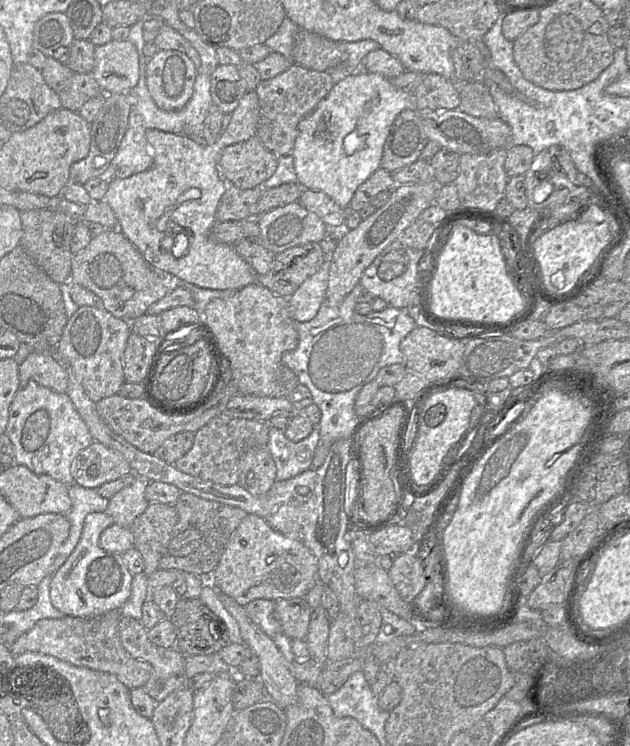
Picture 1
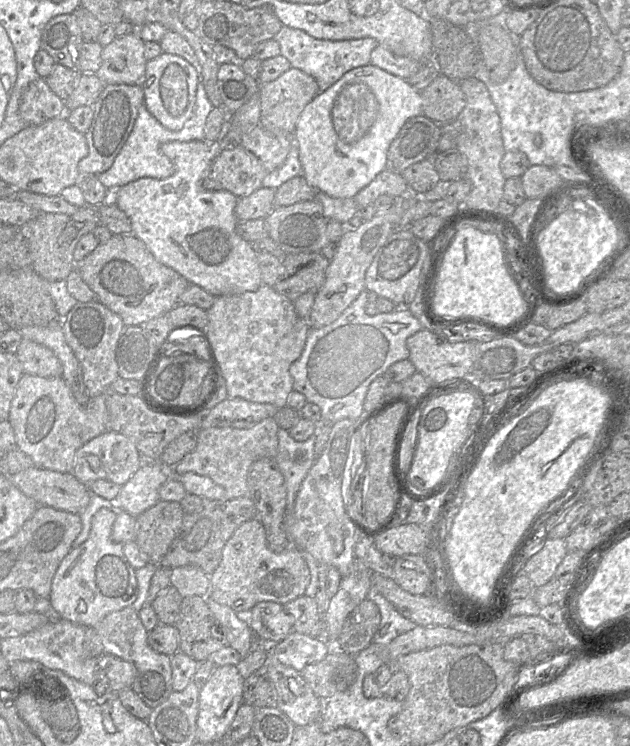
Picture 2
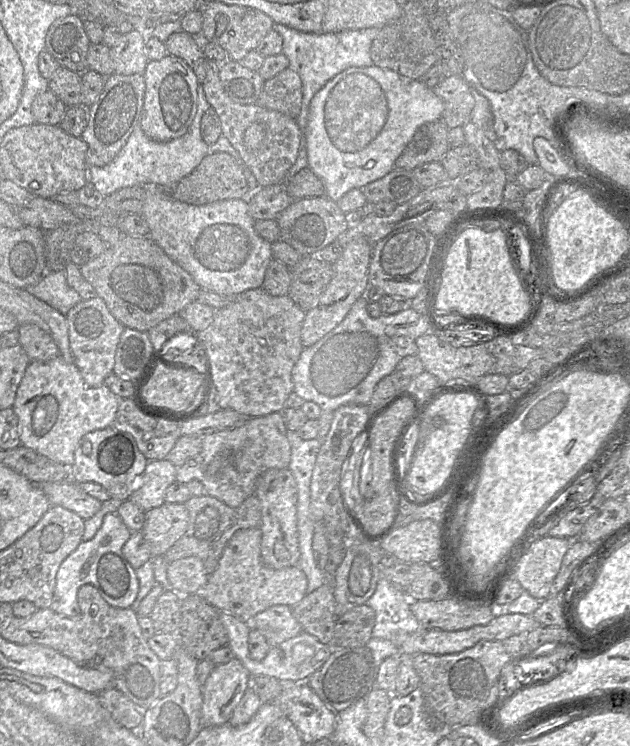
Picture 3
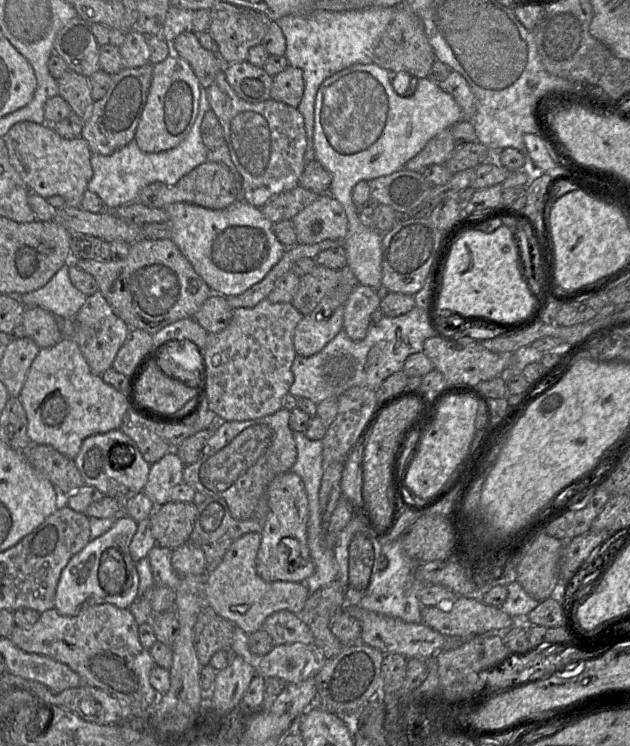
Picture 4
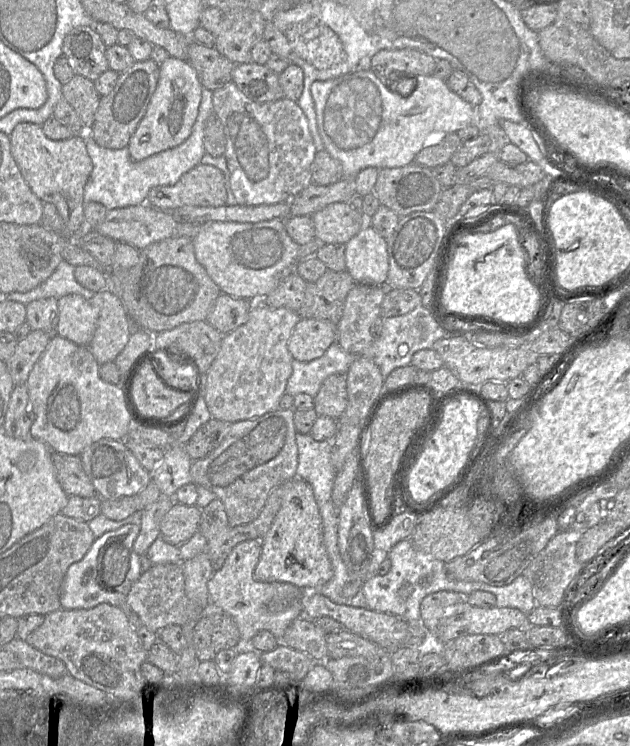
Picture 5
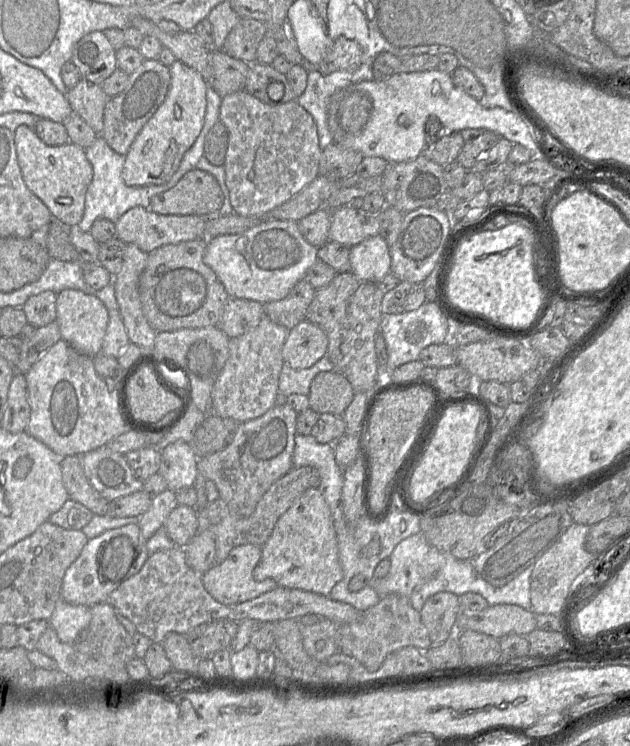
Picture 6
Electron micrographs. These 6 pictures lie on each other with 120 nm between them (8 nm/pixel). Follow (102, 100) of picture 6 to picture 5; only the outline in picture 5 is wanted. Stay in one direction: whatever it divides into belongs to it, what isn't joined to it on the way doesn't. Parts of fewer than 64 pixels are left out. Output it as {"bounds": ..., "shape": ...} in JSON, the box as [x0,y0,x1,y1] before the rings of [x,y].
{"bounds":[63,74,101,130],"shape":[[[75,74],[74,77],[63,84],[63,98],[74,108],[85,128],[88,130],[94,121],[94,114],[101,96],[97,92],[94,81]]]}

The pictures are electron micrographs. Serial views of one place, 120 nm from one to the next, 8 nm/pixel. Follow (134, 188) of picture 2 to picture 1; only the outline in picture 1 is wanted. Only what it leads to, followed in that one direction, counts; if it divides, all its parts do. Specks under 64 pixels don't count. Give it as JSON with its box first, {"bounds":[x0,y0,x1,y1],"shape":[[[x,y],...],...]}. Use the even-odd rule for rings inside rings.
{"bounds":[104,90,260,290],"shape":[[[255,90],[247,91],[231,114],[231,121],[214,144],[207,145],[188,136],[163,132],[158,129],[146,131],[153,164],[140,173],[128,178],[111,178],[104,201],[112,208],[118,221],[120,232],[140,251],[144,259],[157,271],[171,274],[183,282],[200,288],[213,290],[239,290],[257,281],[257,275],[243,260],[231,244],[216,242],[211,231],[217,223],[215,214],[220,198],[226,190],[226,182],[218,167],[223,149],[229,145],[246,141],[256,136],[260,115],[259,98]],[[166,234],[175,238],[171,252],[164,251],[161,241]]]}

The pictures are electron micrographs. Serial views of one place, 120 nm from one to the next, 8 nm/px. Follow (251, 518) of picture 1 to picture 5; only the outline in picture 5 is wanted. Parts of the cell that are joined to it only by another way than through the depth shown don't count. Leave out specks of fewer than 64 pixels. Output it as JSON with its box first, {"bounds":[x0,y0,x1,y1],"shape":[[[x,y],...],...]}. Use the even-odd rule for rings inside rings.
{"bounds":[208,539,303,646],"shape":[[[257,539],[246,540],[234,547],[224,565],[215,571],[208,581],[210,601],[223,610],[236,623],[243,646],[248,646],[252,638],[261,630],[271,632],[280,642],[293,620],[302,614],[303,590],[291,583],[260,582],[254,578],[259,562],[262,545]],[[273,598],[288,600],[289,607],[278,613],[269,613],[267,603]]]}

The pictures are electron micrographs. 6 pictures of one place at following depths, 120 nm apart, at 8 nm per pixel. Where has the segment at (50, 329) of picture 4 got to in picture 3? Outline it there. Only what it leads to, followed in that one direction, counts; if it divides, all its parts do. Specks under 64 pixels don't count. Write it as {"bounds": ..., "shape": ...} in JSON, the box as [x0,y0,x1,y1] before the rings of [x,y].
{"bounds":[18,324,60,361],"shape":[[[33,324],[18,326],[20,346],[31,361],[47,361],[60,356],[59,348],[52,337],[40,327]]]}

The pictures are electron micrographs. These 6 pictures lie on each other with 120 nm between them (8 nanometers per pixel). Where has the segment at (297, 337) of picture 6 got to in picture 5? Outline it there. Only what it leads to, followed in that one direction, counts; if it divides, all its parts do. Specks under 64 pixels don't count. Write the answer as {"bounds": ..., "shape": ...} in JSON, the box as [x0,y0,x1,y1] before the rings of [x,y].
{"bounds":[288,318,337,362],"shape":[[[301,318],[292,330],[288,349],[295,360],[309,362],[321,357],[337,341],[337,325],[327,319]]]}

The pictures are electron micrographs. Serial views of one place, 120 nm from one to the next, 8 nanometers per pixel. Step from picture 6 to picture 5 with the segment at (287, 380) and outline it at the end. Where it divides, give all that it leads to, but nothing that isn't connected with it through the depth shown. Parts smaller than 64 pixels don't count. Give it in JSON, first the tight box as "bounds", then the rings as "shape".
{"bounds":[285,341,356,397],"shape":[[[337,341],[333,342],[321,357],[312,361],[293,359],[292,373],[287,381],[285,393],[292,396],[307,393],[315,397],[328,376],[345,375],[355,359],[356,356],[345,351]]]}

